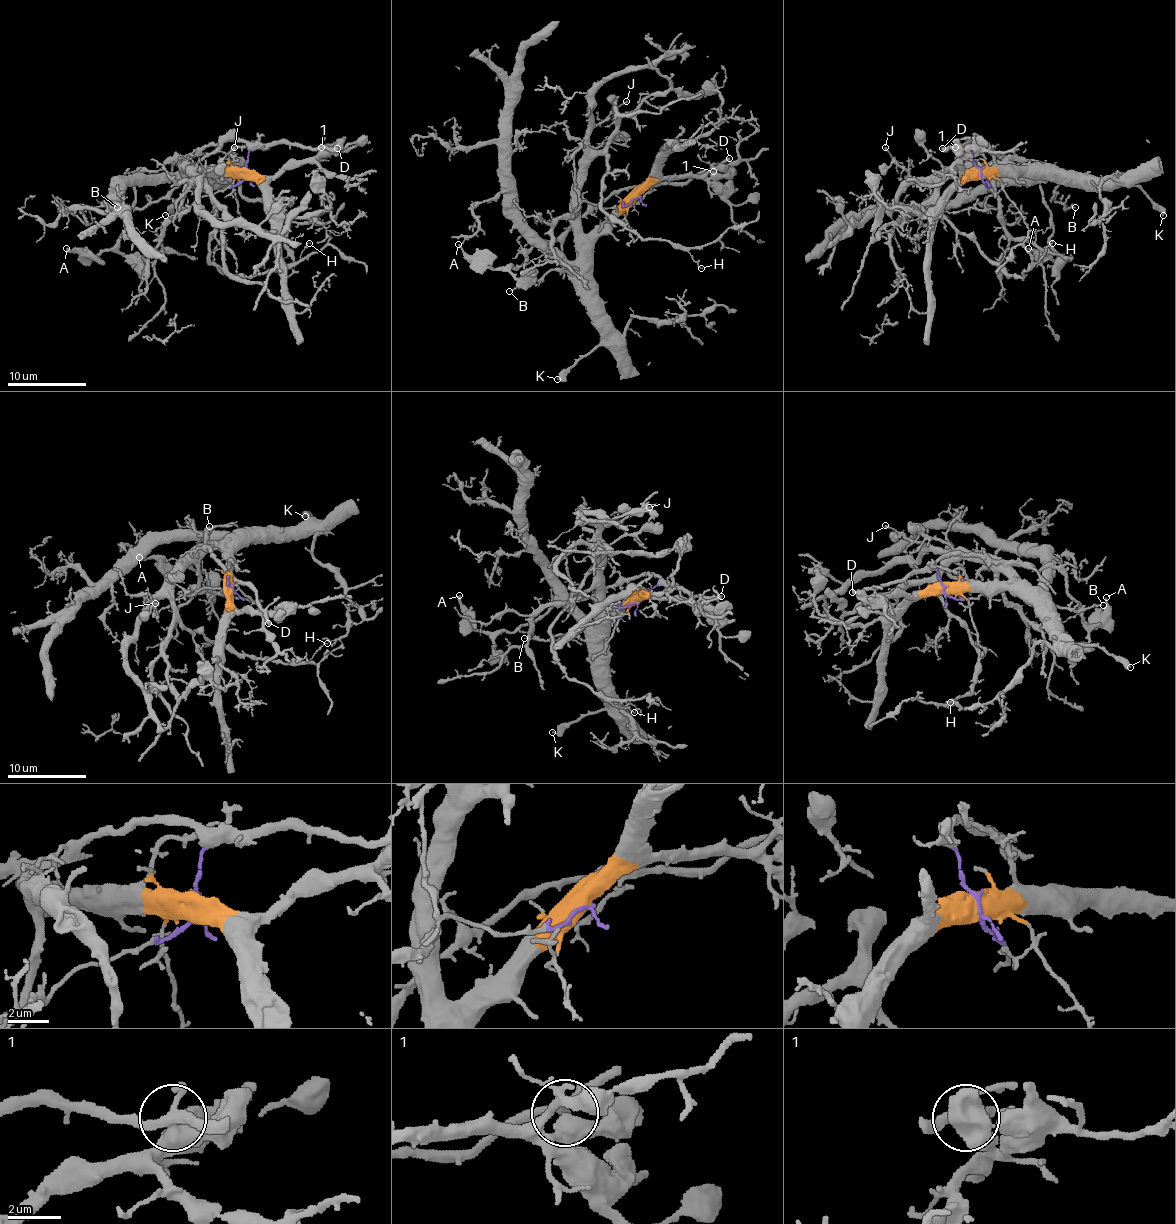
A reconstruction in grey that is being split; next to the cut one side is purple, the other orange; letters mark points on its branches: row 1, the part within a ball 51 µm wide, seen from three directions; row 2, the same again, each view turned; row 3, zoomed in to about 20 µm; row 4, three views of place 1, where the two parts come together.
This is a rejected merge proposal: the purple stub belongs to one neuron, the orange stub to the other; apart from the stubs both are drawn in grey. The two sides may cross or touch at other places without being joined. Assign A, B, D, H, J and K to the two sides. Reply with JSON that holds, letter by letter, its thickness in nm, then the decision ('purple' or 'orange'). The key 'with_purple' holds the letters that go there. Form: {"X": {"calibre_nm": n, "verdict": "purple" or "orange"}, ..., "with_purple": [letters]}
{"A": {"calibre_nm": 200, "verdict": "purple"}, "B": {"calibre_nm": 120, "verdict": "orange"}, "D": {"calibre_nm": 360, "verdict": "purple"}, "H": {"calibre_nm": 110, "verdict": "orange"}, "J": {"calibre_nm": 160, "verdict": "orange"}, "K": {"calibre_nm": 280, "verdict": "orange"}, "with_purple": ["A", "D"]}

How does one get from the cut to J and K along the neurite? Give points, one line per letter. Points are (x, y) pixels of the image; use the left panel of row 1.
J: (246, 173), (188, 169), (193, 176), (201, 176), (235, 147)
K: (246, 173), (199, 173), (209, 178), (195, 184), (166, 216)

